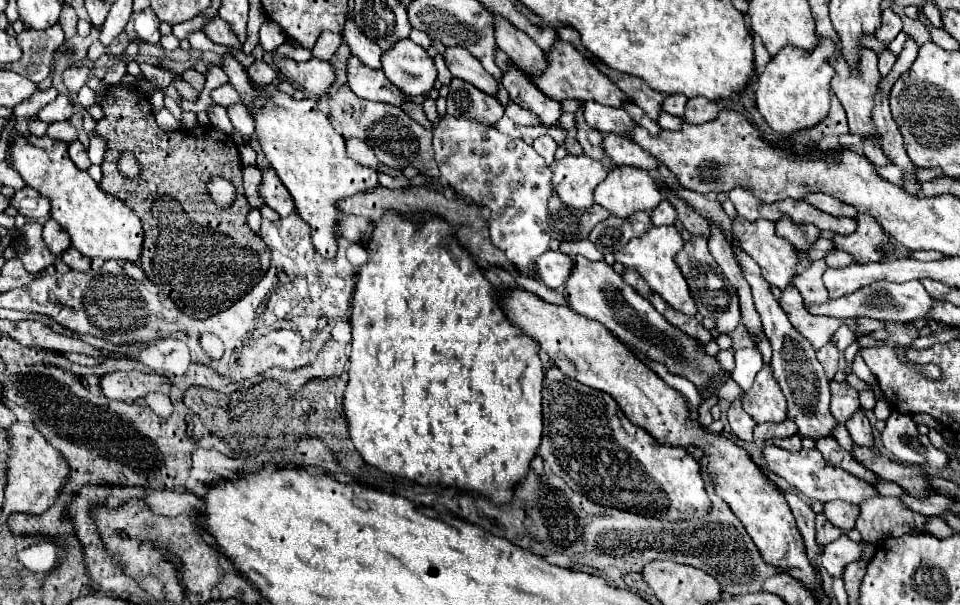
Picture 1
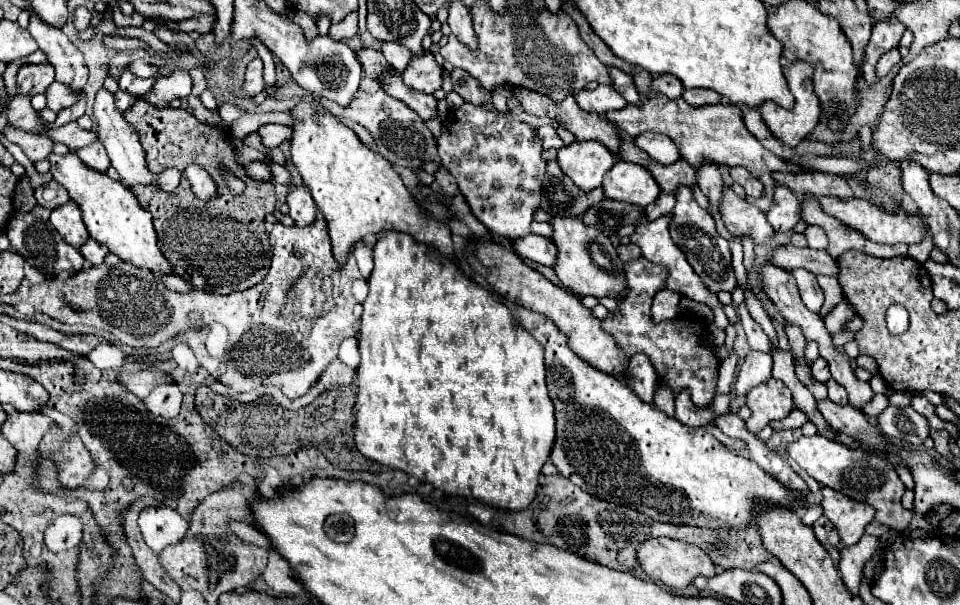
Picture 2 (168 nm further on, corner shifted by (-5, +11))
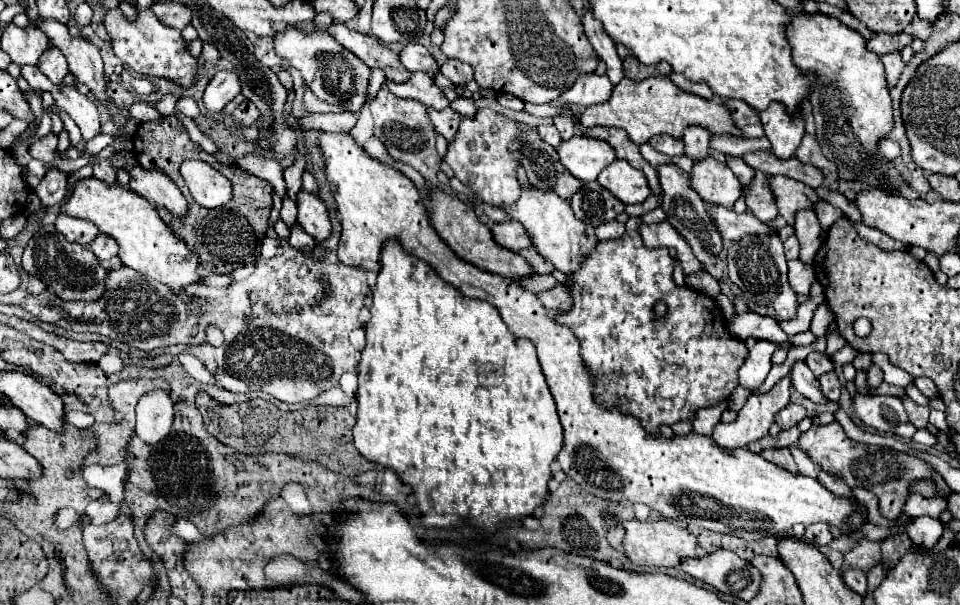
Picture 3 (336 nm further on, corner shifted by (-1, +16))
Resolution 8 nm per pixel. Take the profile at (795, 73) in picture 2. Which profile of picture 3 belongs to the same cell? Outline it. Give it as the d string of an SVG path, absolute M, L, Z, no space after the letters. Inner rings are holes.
M772 102L760 114L760 122L772 144L772 154L778 158L792 158L804 136L804 114L796 112L790 116L782 104Z

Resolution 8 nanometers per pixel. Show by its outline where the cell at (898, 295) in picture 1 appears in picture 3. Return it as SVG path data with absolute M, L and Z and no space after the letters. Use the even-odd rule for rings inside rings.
M790 260L788 262L788 282L790 282L790 286L796 294L808 296L814 278L816 276L812 274L812 268L808 264L804 264L800 260Z

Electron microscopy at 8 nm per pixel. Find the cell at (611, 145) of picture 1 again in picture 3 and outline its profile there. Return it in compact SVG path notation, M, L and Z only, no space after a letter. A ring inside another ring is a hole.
M660 134L660 136L654 136L650 140L652 148L666 154L666 156L682 156L684 154L684 142L678 140L678 138L672 138L668 134Z

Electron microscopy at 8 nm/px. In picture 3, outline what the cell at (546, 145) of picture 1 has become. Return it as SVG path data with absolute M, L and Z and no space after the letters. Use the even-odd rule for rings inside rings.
M550 124L550 126L538 126L538 134L540 134L550 146L554 146L554 148L562 142L562 140L560 140L560 132L558 132L556 126L552 126L552 124Z

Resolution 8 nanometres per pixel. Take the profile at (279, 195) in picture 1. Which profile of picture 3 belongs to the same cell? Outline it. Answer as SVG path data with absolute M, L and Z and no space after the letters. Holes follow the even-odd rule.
M300 192L298 196L298 224L316 240L322 242L330 236L332 224L328 218L328 210L324 202L308 192Z

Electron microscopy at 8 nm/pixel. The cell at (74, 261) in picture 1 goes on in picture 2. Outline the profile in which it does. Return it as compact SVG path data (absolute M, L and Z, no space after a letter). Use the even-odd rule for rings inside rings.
M88 239L88 241L80 247L80 253L82 253L82 257L86 259L86 263L90 263L90 265L100 265L100 263L104 261L106 253L108 253L108 247L104 247L104 245Z

